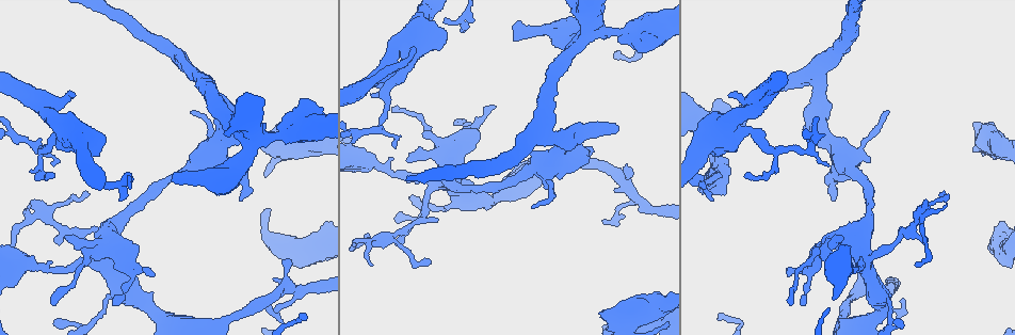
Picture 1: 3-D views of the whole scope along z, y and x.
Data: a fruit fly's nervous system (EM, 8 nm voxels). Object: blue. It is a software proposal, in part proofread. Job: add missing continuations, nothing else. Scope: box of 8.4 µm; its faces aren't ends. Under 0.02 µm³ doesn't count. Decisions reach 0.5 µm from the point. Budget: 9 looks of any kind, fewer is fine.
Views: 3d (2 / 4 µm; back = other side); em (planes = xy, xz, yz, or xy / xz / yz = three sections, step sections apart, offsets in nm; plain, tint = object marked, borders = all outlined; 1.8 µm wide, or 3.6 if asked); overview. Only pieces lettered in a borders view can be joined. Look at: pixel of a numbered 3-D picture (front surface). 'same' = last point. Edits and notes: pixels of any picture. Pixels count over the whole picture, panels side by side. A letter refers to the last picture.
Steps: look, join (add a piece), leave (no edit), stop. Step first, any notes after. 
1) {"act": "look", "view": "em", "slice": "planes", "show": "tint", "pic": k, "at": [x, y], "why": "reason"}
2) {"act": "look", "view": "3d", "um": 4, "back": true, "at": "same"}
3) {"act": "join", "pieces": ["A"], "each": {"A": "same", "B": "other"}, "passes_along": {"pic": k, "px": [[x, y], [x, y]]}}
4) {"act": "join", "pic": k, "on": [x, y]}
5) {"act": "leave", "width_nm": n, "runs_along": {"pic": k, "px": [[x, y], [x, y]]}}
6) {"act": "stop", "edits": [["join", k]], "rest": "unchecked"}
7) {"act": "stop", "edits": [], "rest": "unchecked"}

{"act": "look", "view": "em", "um": 3.6, "slice": "yz", "step": 8, "show": "tint", "pic": 1, "at": [248, 134], "why": "narrows sharply"}

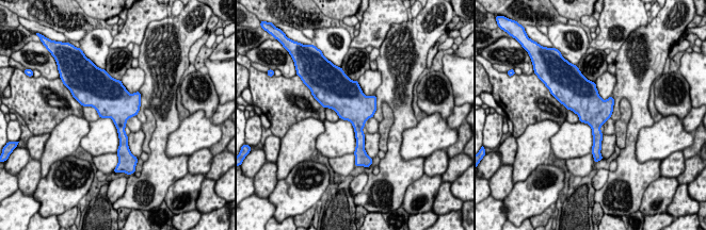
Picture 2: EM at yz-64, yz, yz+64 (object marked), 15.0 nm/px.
{"act": "look", "view": "em", "um": 3.6, "slice": "planes", "show": "borders", "at": "same", "why": "cut it another way"}

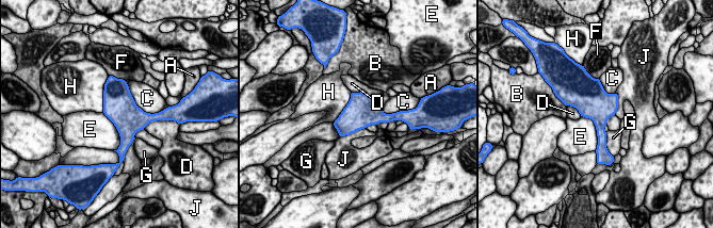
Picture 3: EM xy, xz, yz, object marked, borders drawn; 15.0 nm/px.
{"act": "leave", "each": {"A": "other", "B": "other", "C": "other", "D": "other", "E": "other", "F": "other", "G": "other", "H": "other", "J": "other"}, "border": {"pic": 3, "px": [[581, 115], [593, 121], [597, 147]]}, "found": "none of them fits"}

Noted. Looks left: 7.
{"act": "look", "view": "3d", "um": 4, "pic": 1, "at": [415, 49], "why": "an open end"}

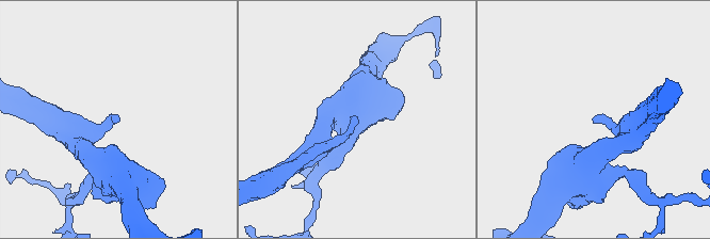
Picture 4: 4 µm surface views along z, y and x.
{"act": "look", "view": "em", "um": 3.6, "slice": "yz", "step": 16, "show": "borders", "pic": 4, "at": [355, 119], "why": "shape alone is not enough"}

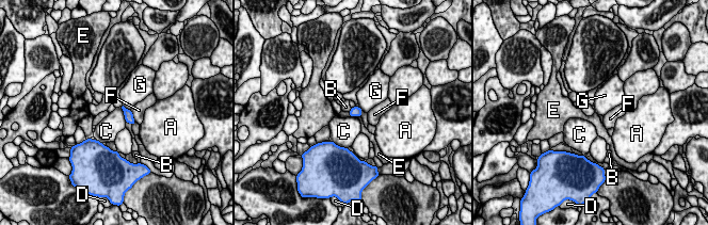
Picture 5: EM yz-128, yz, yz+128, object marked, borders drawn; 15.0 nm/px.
{"act": "look", "view": "em", "um": 3.6, "slice": "planes", "show": "borders", "at": "same"}

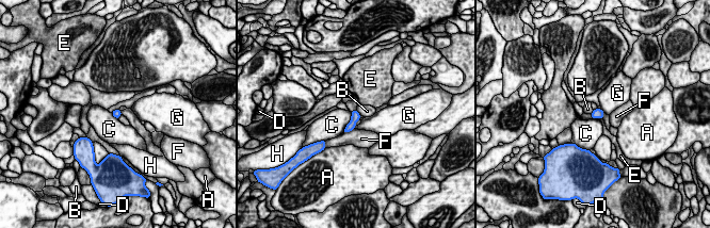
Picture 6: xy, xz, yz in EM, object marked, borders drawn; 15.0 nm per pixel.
{"act": "leave", "each": {"A": "other", "B": "other", "C": "other", "D": "other", "E": "other", "F": "other", "G": "other", "H": "other"}, "border": {"pic": 6, "px": [[356, 110], [360, 115]]}, "found": "none of them fits"}

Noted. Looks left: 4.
{"act": "look", "view": "em", "slice": "xy", "step": 8, "show": "tint", "pic": 1, "at": [767, 148]}

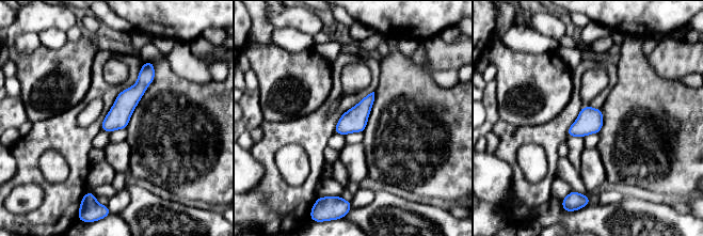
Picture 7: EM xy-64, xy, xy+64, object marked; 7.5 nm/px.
{"act": "look", "view": "em", "slice": "yz", "step": 8, "show": "borders", "at": "same", "why": "cut it another way"}

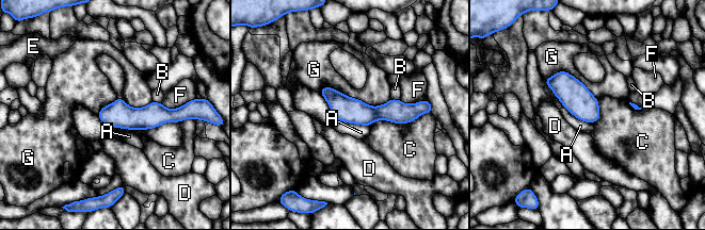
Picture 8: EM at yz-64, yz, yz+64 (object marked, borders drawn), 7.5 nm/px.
{"act": "leave", "each": {"A": "other", "B": "other", "C": "other", "D": "other", "E": "other", "F": "other", "G": "other"}, "runs_along": {"pic": 8, "px": [[323, 92], [358, 113], [414, 116]]}, "found": "none of them fits"}

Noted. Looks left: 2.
{"act": "look", "view": "3d", "um": 2, "pic": 1, "at": [174, 175], "why": "end of a long branch"}

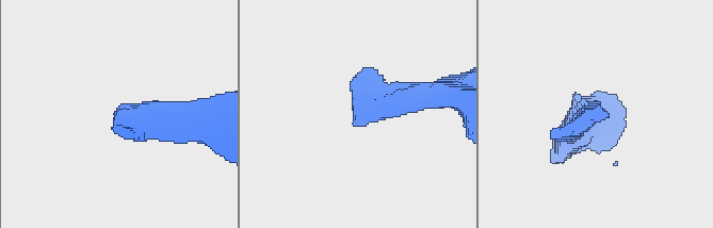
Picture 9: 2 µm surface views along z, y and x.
{"act": "look", "view": "em", "slice": "xz", "step": 16, "show": "borders", "pic": 9, "at": [358, 124]}

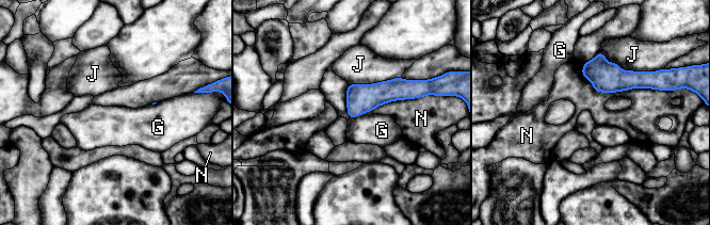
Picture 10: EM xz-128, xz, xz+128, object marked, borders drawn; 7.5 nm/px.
{"act": "leave", "longest_contact_nm": ["N", 600], "each": {"G": "other", "J": "other", "N": "other"}, "border": {"pic": 10, "px": [[361, 114], [350, 118]]}, "found": "none of them fits"}

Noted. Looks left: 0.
{"act": "stop", "edits": [], "rest": "unchecked"}

